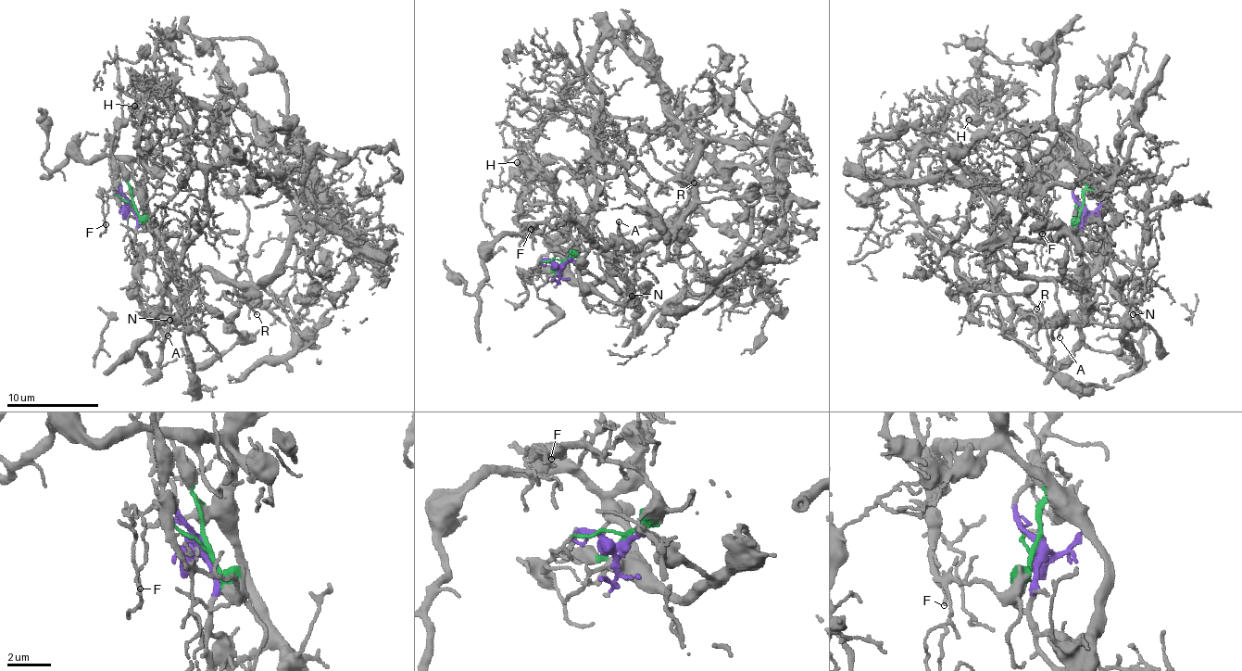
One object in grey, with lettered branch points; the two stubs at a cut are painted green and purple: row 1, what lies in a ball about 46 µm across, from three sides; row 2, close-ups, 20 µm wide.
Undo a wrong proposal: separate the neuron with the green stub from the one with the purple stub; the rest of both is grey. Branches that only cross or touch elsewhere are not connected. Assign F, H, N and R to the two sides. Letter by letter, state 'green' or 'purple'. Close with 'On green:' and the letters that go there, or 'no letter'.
F: green
H: green
N: purple
R: purple
On green: F, H

